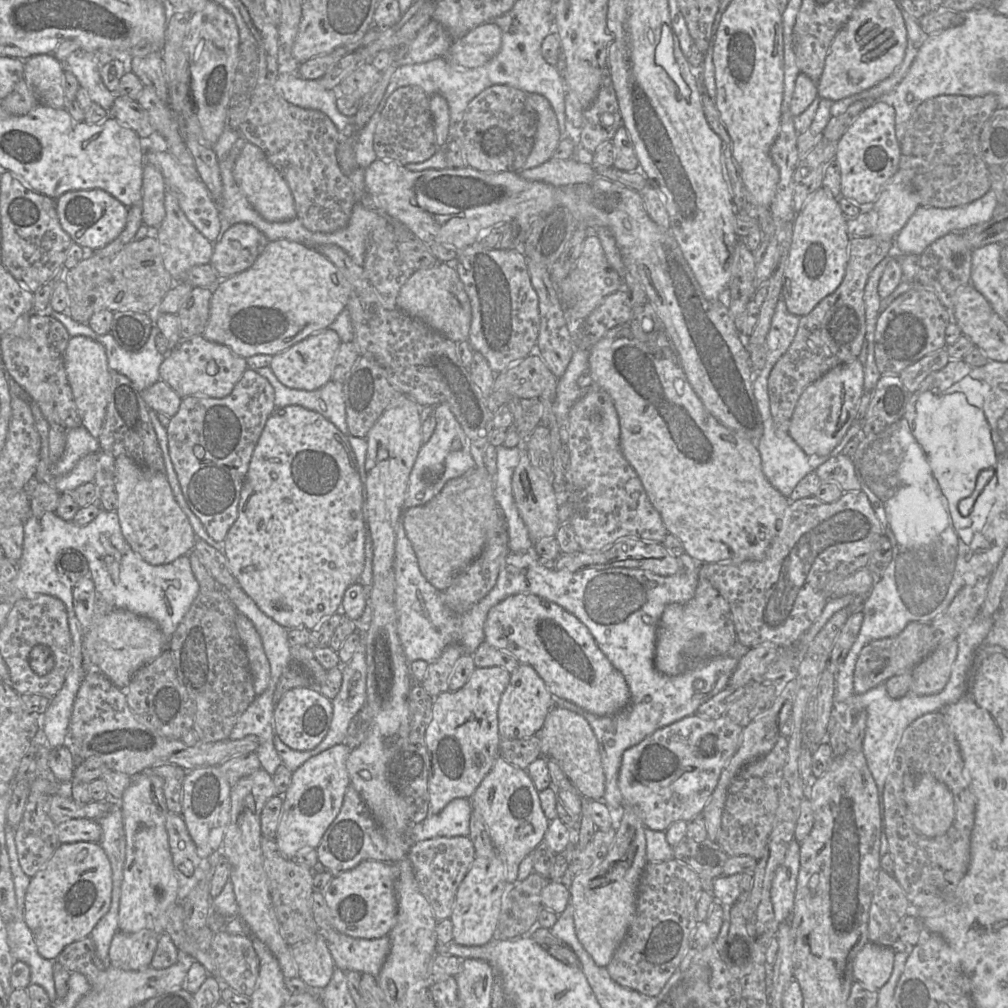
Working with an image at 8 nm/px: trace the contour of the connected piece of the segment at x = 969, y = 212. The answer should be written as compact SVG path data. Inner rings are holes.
M989 190L981 198L958 207L935 208L919 206L896 235L894 253L920 256L930 244L943 236L953 232L964 232L970 227L988 222L993 218L994 210L998 204L995 193Z

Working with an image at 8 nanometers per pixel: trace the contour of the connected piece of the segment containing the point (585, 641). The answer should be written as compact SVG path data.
M533 594L509 596L488 611L483 630L484 641L488 645L512 654L520 664L533 667L556 699L570 701L597 716L613 715L630 702L630 692L625 678L599 649L588 628L554 602Z

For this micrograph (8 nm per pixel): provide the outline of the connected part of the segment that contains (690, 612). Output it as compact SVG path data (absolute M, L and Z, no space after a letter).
M699 577L692 599L665 607L657 627L654 666L664 675L681 675L727 654L736 642L729 604L707 579Z

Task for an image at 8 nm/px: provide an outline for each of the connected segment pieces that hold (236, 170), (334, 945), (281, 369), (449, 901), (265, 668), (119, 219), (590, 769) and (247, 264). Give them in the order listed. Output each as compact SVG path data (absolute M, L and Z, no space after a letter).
M250 142L245 143L236 157L231 176L235 185L247 198L250 205L265 220L280 222L291 220L297 216L293 196L287 182L257 146Z
M322 926L320 930L317 927L317 934L326 941L335 966L343 971L377 977L391 950L388 936L378 939L353 938L328 926Z
M327 328L274 355L269 367L277 379L288 388L305 391L317 390L332 380L335 359L340 344L341 340L338 334Z
M438 836L420 840L410 847L408 858L411 861L415 878L437 921L450 918L458 887L475 857L475 849L468 836Z
M241 613L237 614L235 625L249 660L255 694L260 695L265 691L270 681L270 664L260 635L253 623Z
M102 189L69 191L56 199L56 209L63 230L86 251L103 248L124 230L128 208Z
M555 705L550 709L537 735L542 756L560 766L578 793L587 800L602 800L605 792L605 776L598 742L585 718Z
M232 225L215 241L210 264L219 281L250 268L268 243L268 239L253 225Z

